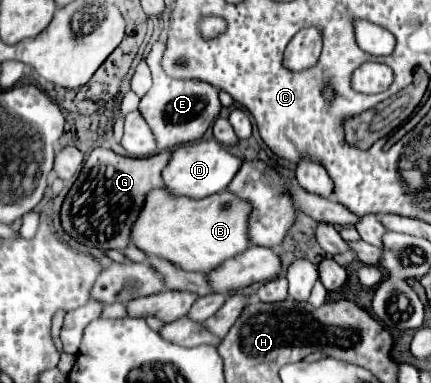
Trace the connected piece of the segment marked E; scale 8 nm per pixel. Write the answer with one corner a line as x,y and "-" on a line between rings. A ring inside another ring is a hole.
155,42
151,52
147,54
147,64
153,74
153,86
139,102
139,112
145,118
145,122
149,124
149,128
153,130
159,152
175,148
179,144
199,140
221,112
217,88
213,88
211,84
205,84
201,80
179,80
179,78
169,78
165,74
161,62
157,62
157,60
161,60
163,52
165,52
165,44

